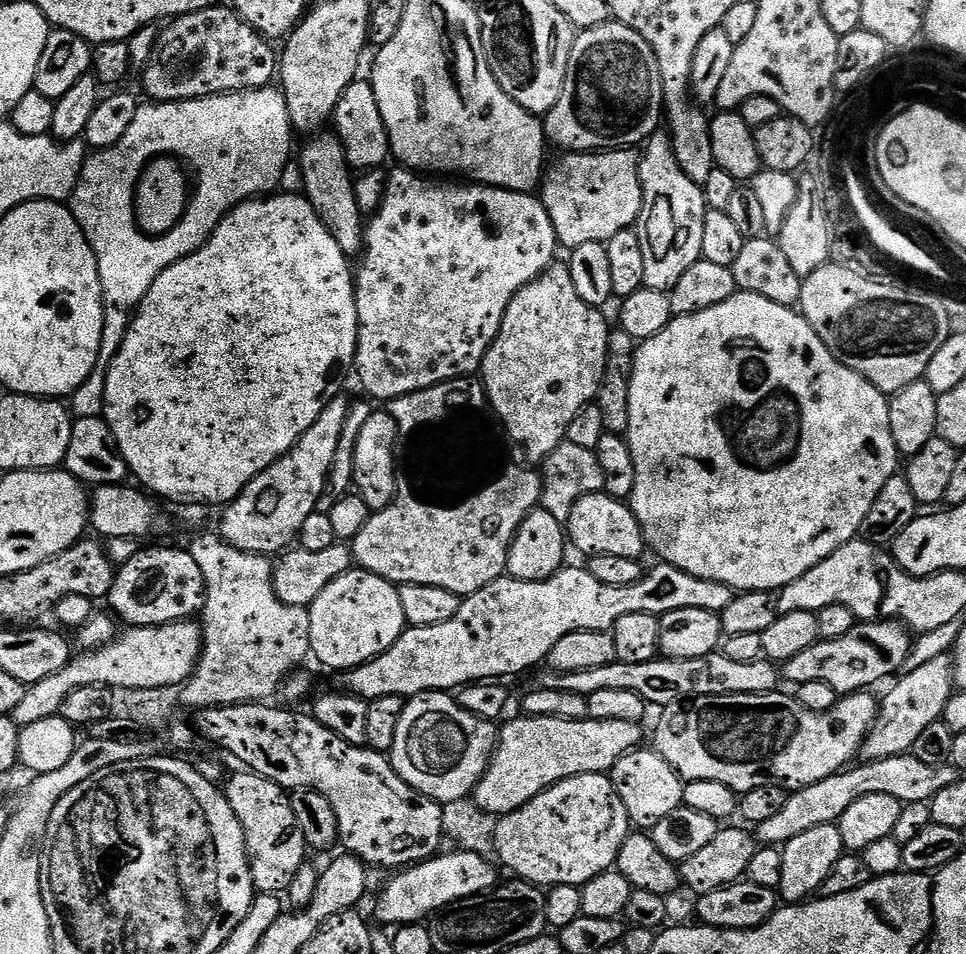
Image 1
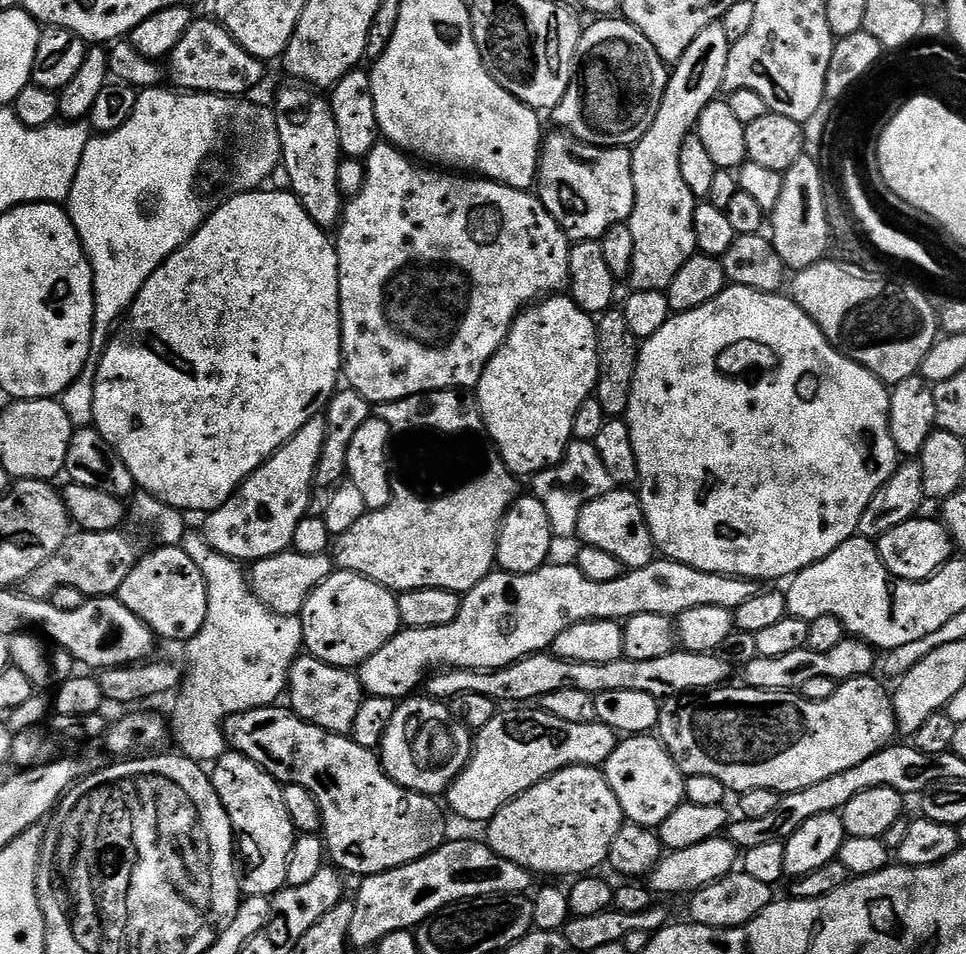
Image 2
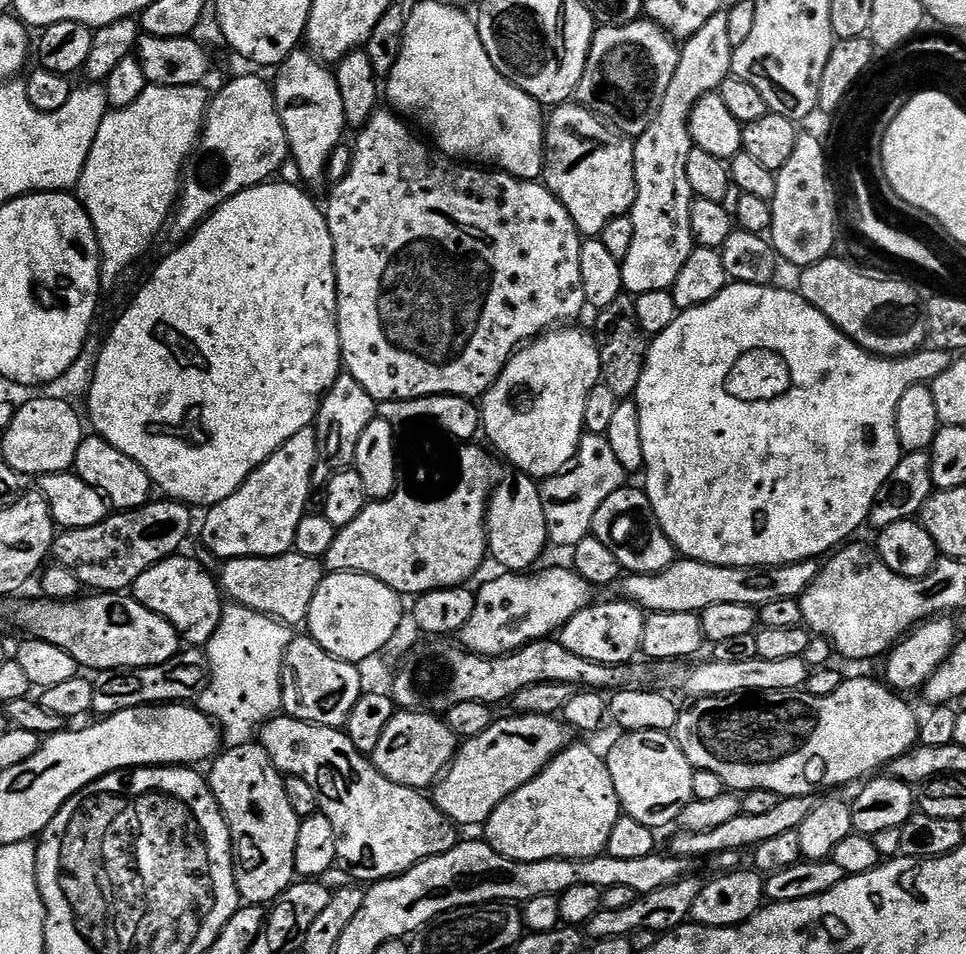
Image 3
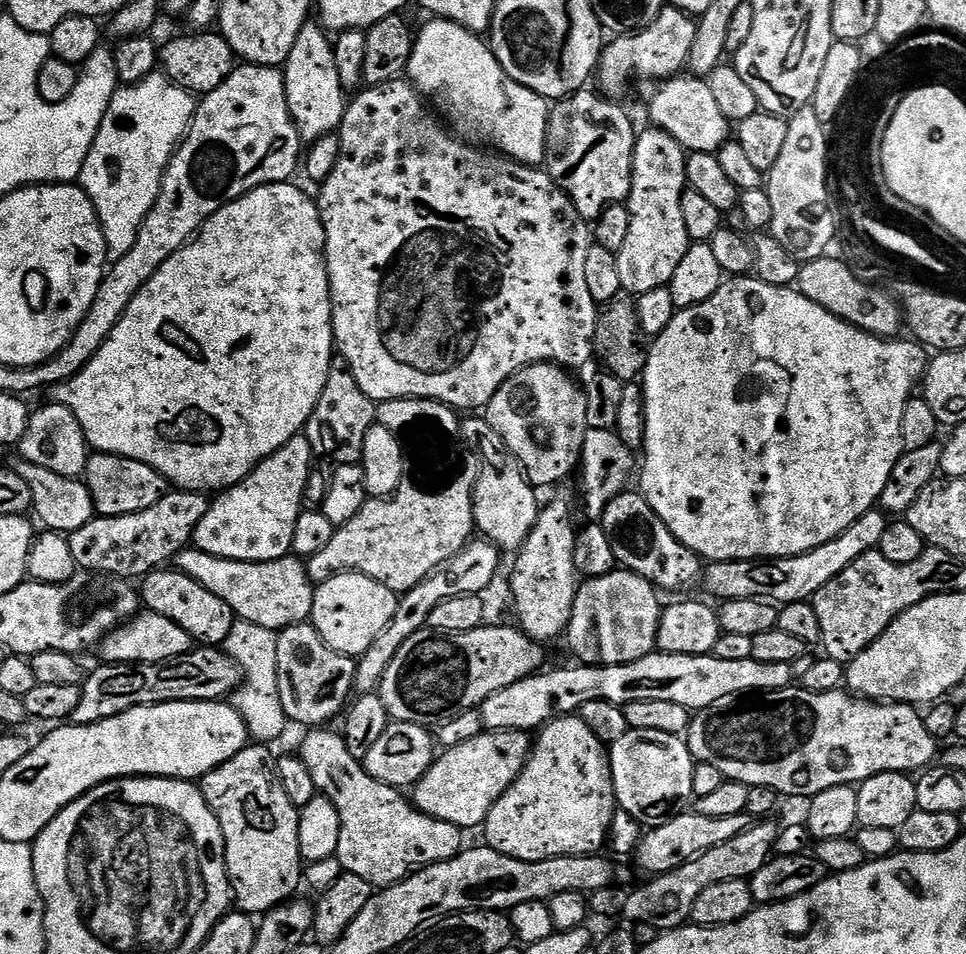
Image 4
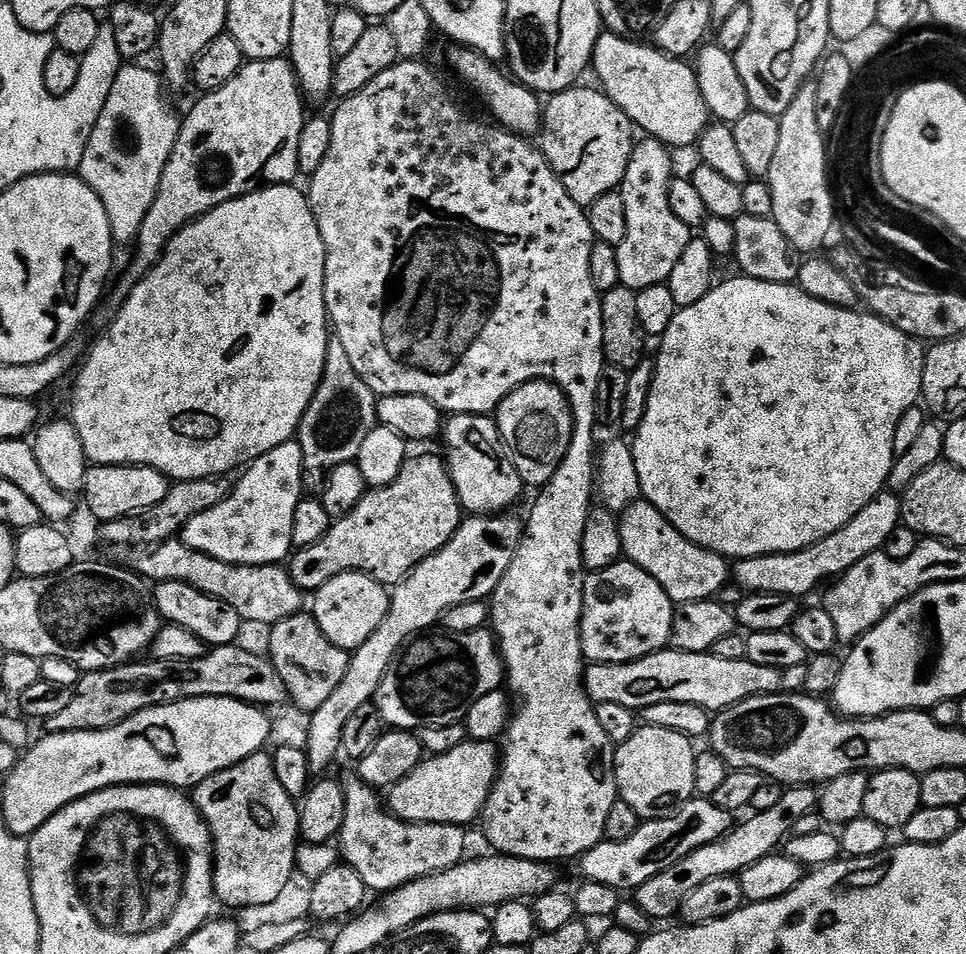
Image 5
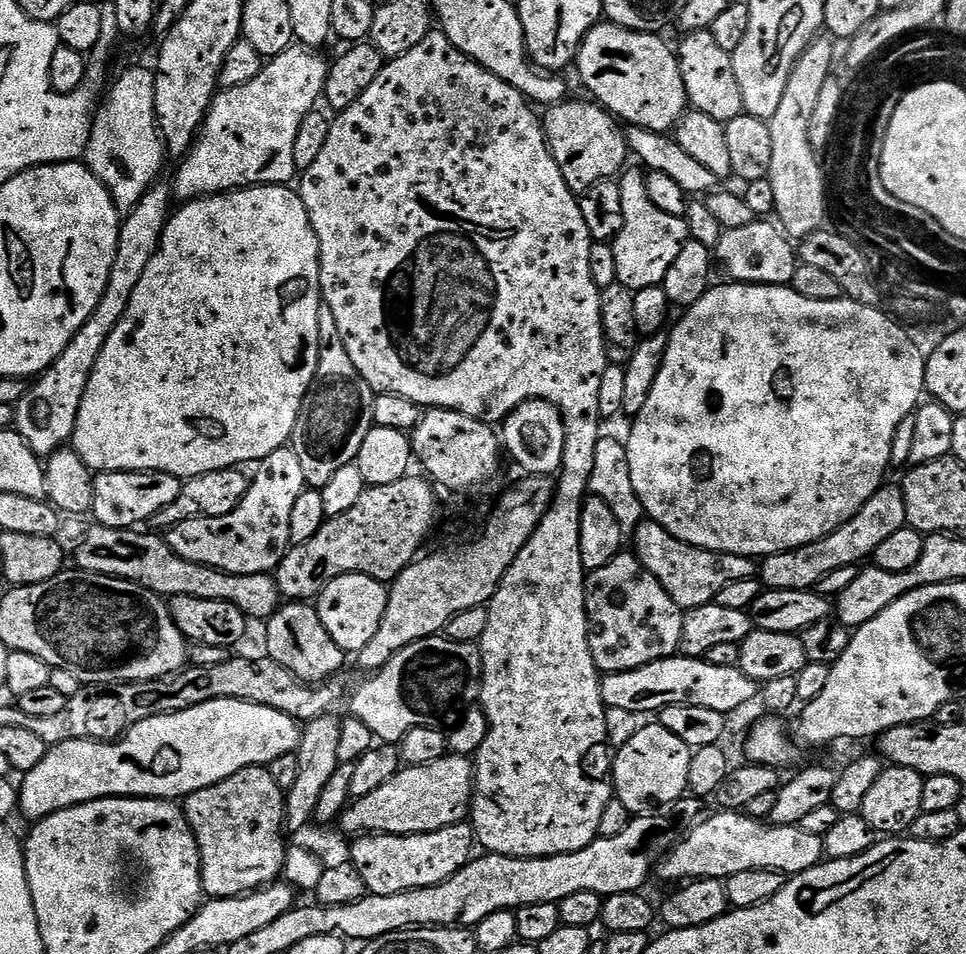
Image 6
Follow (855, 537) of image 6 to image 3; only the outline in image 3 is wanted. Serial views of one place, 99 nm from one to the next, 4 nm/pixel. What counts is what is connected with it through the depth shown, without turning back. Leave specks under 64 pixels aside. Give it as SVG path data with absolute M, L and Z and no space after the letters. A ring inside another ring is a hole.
M678 558L671 567L655 572L652 576L625 575L622 580L623 595L648 614L699 614L710 606L719 606L722 602L734 602L738 606L763 606L770 602L778 602L778 598L799 600L800 595L812 585L820 570L821 565L816 560L803 560L773 568L735 568Z

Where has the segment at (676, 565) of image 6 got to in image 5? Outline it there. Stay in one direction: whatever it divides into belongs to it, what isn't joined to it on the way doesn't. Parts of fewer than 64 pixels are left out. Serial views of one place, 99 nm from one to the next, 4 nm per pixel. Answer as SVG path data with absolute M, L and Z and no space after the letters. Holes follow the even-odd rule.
M641 498L619 513L622 553L636 564L672 599L673 605L686 602L711 600L719 597L724 583L730 580L730 564L716 552L708 552L702 546L690 542L653 504Z

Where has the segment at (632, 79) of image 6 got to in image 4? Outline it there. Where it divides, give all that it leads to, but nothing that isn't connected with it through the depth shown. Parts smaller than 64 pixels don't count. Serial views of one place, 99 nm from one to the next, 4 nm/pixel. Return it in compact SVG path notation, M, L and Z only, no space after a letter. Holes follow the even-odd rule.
M677 74L655 85L656 93L648 100L648 116L655 127L674 138L689 153L715 152L730 139L730 122L710 90L707 79L695 74Z

